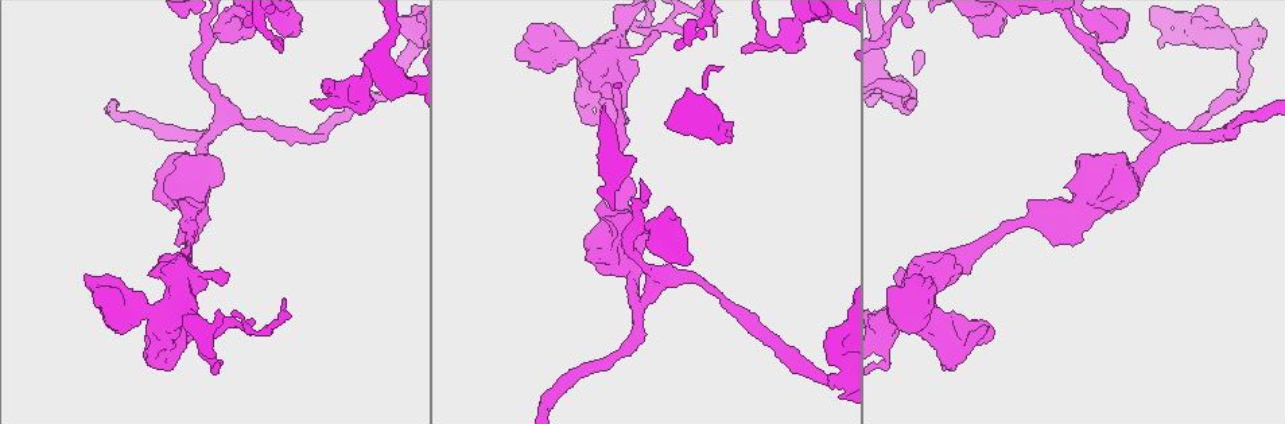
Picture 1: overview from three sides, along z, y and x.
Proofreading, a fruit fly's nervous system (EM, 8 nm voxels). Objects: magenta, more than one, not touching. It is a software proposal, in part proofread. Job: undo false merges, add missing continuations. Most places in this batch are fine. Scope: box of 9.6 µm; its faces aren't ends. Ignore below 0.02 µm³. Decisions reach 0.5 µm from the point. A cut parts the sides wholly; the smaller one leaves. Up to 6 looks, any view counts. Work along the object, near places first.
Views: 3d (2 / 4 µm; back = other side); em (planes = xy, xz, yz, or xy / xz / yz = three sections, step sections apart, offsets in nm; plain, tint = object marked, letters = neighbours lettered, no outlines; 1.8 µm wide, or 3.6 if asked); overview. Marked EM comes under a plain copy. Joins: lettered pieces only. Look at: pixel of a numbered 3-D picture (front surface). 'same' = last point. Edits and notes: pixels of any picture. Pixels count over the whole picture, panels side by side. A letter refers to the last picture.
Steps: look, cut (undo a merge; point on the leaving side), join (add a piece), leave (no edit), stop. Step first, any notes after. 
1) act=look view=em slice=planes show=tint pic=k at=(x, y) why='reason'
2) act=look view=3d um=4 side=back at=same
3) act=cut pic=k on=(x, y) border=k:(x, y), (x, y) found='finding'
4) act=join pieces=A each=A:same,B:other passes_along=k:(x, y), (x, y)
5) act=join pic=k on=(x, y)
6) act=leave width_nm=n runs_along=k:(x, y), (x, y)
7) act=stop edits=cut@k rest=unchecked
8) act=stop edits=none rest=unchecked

act=look view=em slice=planes show=letters pic=1 at=(190, 336) why='branch stops here'

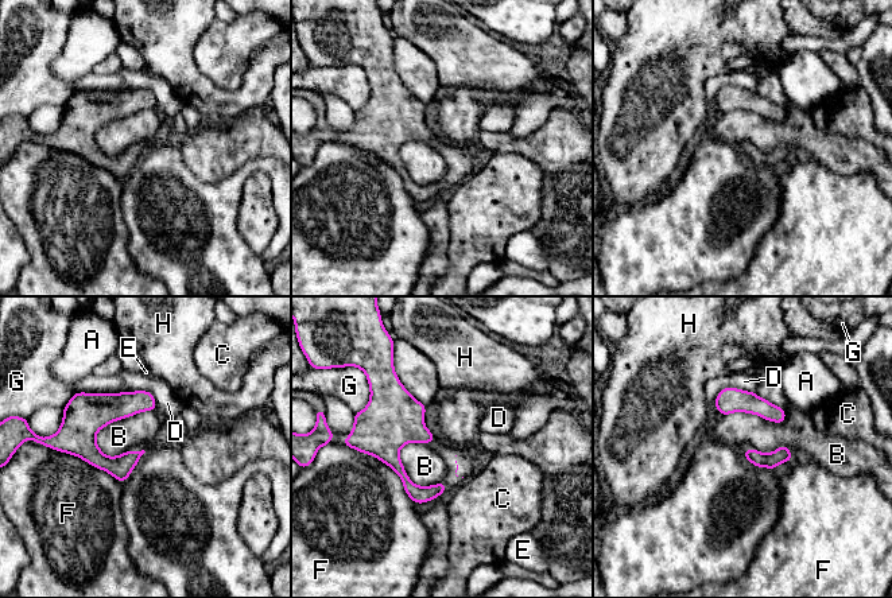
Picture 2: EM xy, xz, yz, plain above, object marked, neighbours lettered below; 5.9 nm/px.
act=leave longest_contact=F:550nm each=A:other,B:other,C:other,D:other,E:other,F:other,G:other,H:other border=2:(154, 410), (104, 426), (99, 449) found='no lettered piece goes on from it'

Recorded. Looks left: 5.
act=look view=3d um=4 pic=1 at=(360, 88) why='sudden change in width'

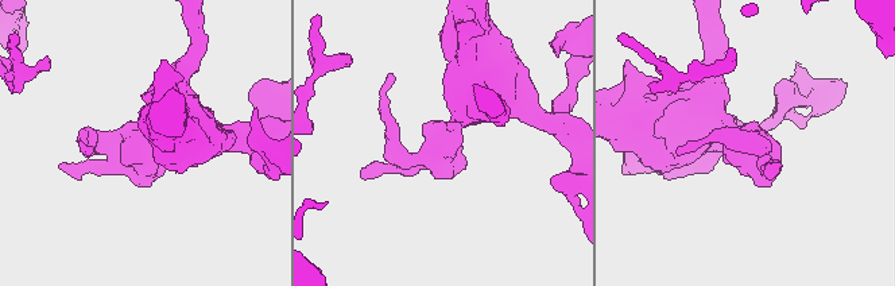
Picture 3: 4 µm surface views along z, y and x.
act=look view=em slice=xy step=16 show=tint pic=3 at=(444, 147) why='now the EM'

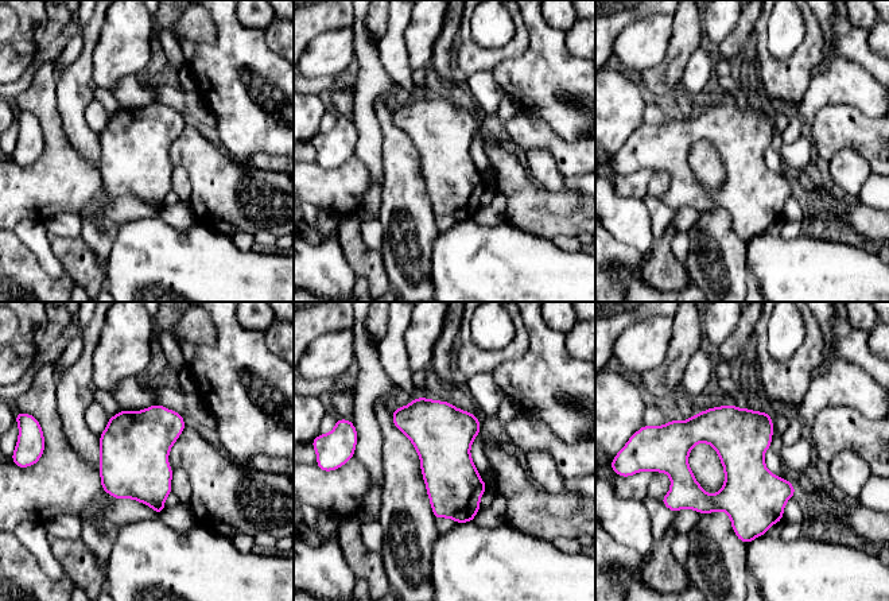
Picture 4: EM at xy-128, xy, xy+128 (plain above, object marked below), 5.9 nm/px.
act=look view=em slice=xz step=16 show=letters at=same

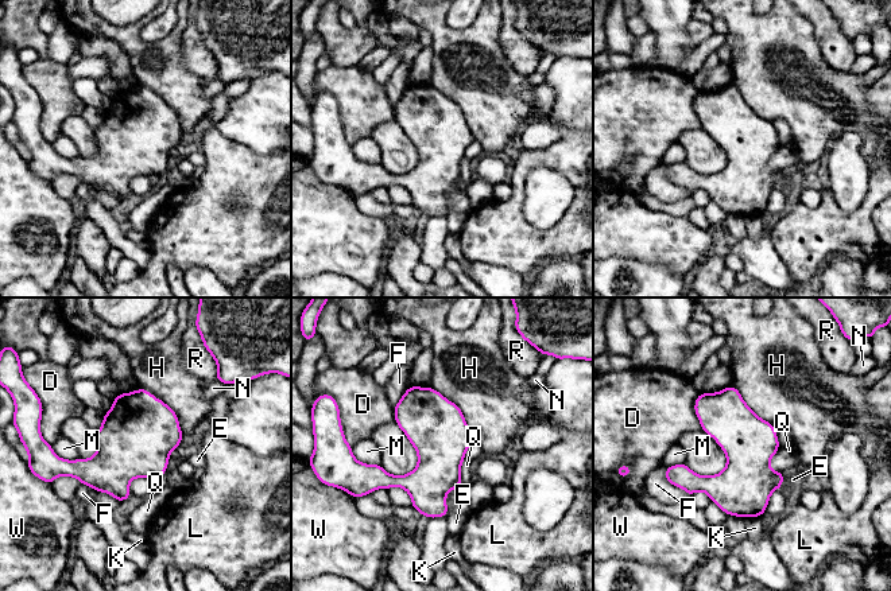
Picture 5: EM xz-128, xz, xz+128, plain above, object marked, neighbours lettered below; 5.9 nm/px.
act=leave longest_contact=H:420nm each=D:other,E:other,F:other,H:other,K:other,L:other,M:other,N:other,Q:other,R:other,W:other border=5:(779, 448), (770, 466), (783, 474) found='continuous, no second cell'

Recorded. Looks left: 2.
act=look view=em slice=xy step=4 show=letters pic=1 at=(298, 23) why='an open end'

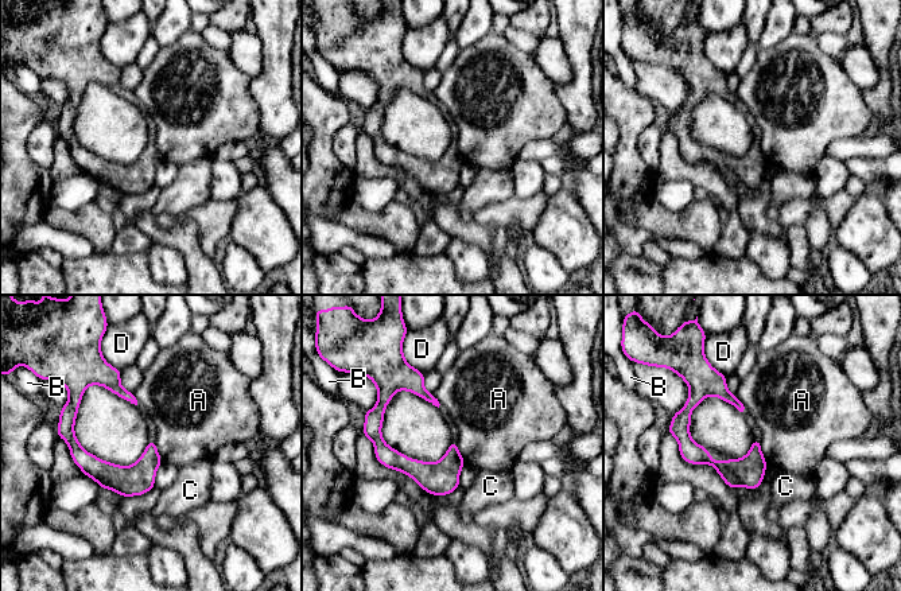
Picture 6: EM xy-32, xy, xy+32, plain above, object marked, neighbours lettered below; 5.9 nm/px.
act=leave longest_contact=A:160nm each=A:other,B:other,C:other,D:other found='none of them fits'

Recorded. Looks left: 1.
act=stop edits=none rest=unchecked

